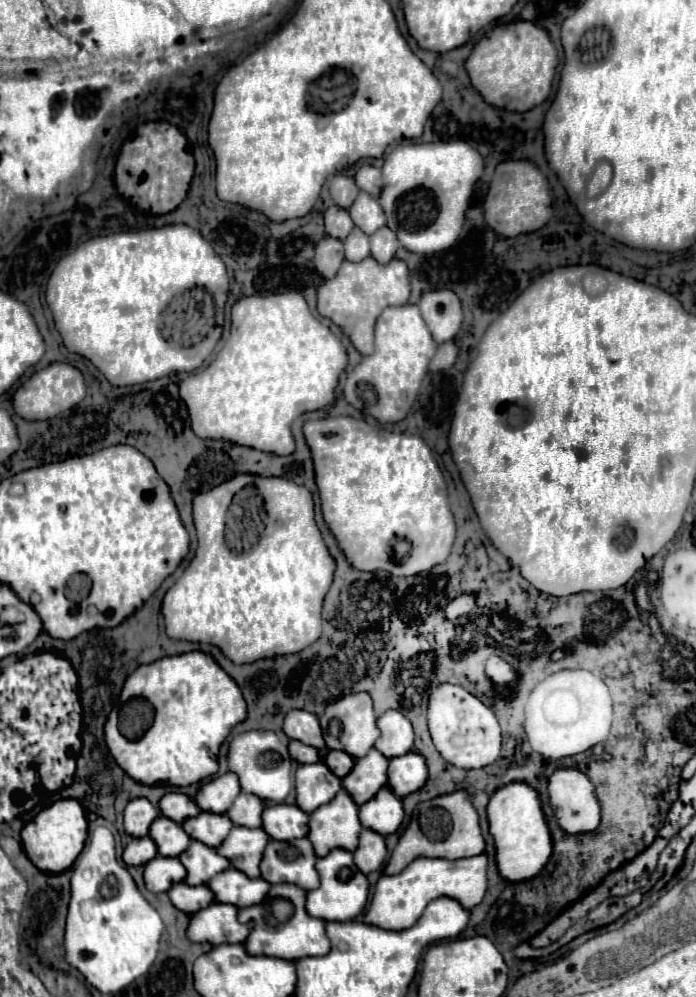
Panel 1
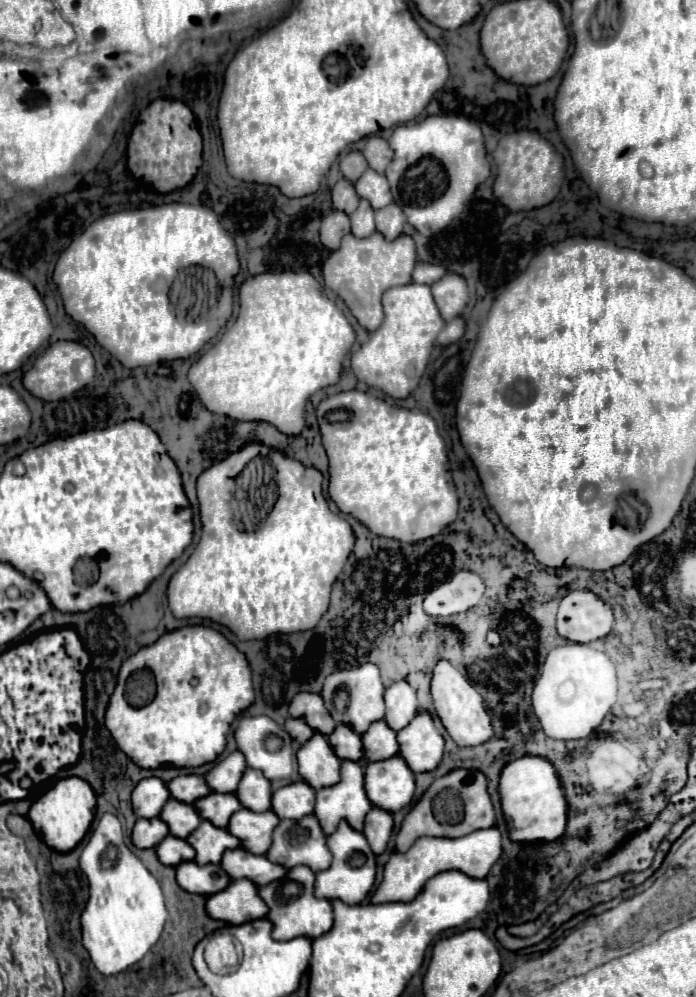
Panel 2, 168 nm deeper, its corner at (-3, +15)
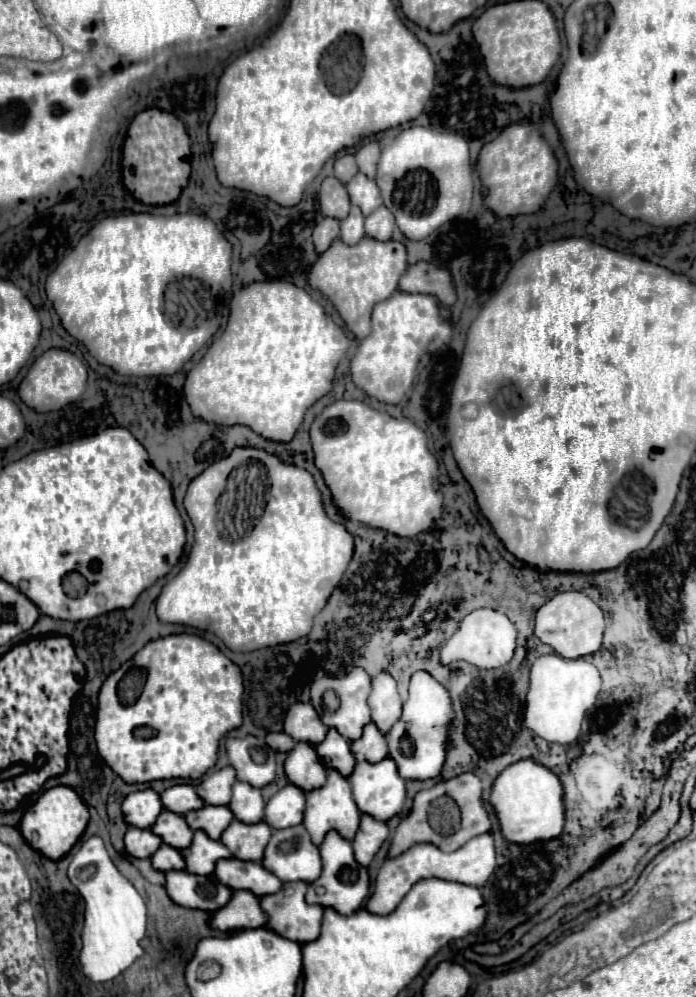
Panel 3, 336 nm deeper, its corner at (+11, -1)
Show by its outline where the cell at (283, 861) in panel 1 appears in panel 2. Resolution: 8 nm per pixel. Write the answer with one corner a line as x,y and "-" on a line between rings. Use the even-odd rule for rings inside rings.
314,814
304,816
300,822
282,820
276,826
274,842
266,856
286,870
304,864
314,872
326,870
332,858
326,846
326,836

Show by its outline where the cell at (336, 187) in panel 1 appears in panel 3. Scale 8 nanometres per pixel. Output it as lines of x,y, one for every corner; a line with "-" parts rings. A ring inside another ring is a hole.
344,154
336,160
334,164
334,176
338,176
338,180
342,180
344,184
354,178
358,174
358,166
356,166
356,160
352,154

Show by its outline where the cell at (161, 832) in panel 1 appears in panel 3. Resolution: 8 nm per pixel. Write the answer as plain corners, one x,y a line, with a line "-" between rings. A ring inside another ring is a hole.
170,810
160,812
152,832
158,834
166,844
170,844
172,848
178,848
178,850
188,848
192,842
192,836
194,836
194,830
186,824
186,820

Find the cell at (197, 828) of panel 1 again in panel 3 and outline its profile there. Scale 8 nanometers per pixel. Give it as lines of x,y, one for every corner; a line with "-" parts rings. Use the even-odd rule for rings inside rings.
204,806
200,810
188,812
186,822
190,824
190,828
194,830
204,830
212,840
218,840
220,834
228,828
228,824
232,822
234,814
230,812
228,806
222,808
214,808
214,806

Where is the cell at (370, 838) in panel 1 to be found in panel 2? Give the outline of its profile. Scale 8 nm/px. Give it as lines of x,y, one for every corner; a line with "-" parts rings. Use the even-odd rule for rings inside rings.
372,808
372,812
368,812
368,820
364,826
364,836
372,848
374,854
382,854
386,850
386,844
390,840
392,834
392,814
384,812
380,808

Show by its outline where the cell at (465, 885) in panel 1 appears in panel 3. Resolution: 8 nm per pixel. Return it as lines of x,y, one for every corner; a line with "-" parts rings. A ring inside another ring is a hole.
488,832
482,836
470,838
462,848
458,848
454,852
442,852
438,846
426,844
426,842
414,844
410,850
406,850
398,858
386,858
386,862
382,864
382,868
378,872
374,894
366,902
366,910
380,914
380,916
390,914
400,904
400,900
406,896
406,892
422,878
454,880
454,882
462,882
462,884
480,888
490,878
494,868
496,868
496,850
494,850
494,838

